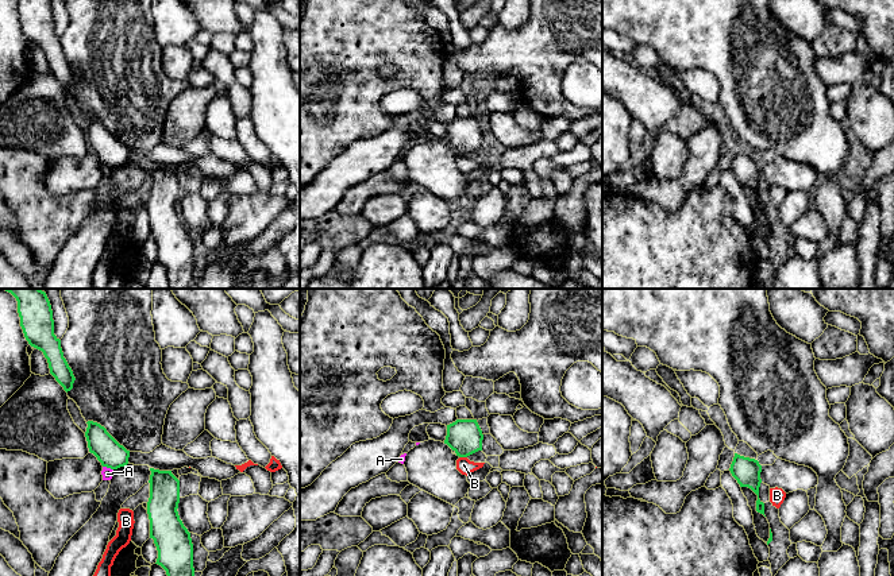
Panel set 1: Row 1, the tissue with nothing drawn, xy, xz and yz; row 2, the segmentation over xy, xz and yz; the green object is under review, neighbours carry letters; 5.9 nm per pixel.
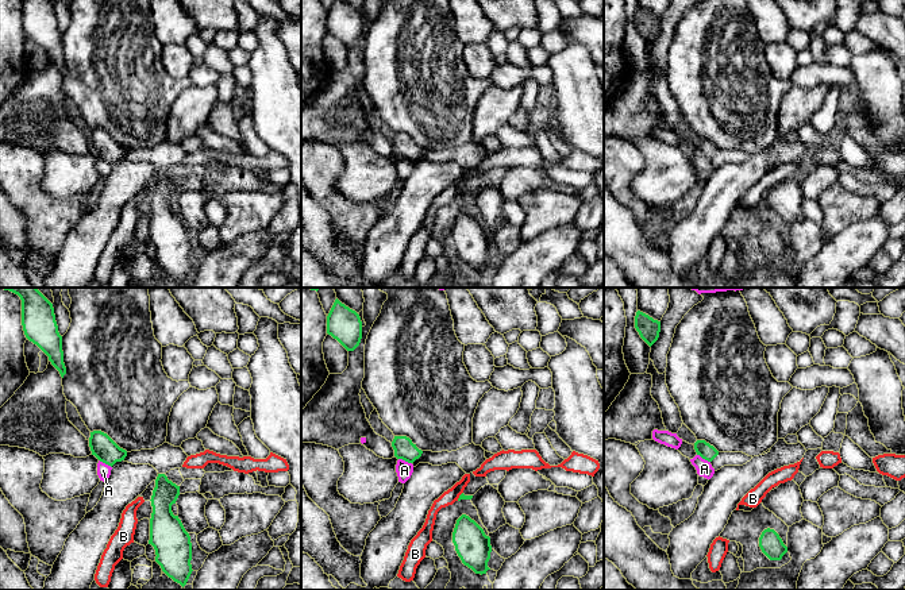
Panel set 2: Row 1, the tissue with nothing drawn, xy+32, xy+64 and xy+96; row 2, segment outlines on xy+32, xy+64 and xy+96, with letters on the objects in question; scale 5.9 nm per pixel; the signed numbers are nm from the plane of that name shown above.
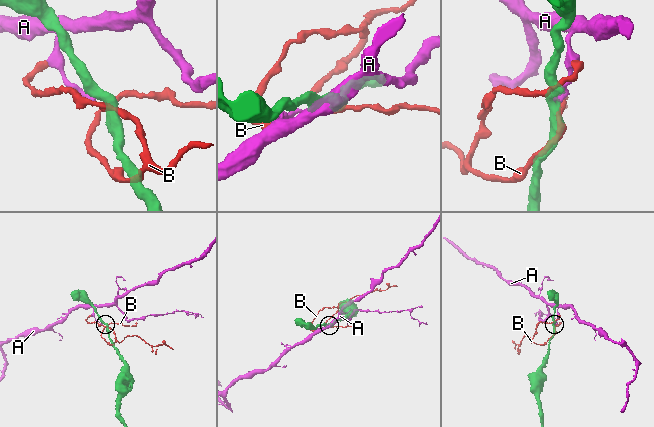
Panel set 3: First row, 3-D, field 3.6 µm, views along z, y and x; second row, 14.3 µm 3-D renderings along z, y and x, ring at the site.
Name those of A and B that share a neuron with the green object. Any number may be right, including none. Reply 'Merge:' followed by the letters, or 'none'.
Merge: none

